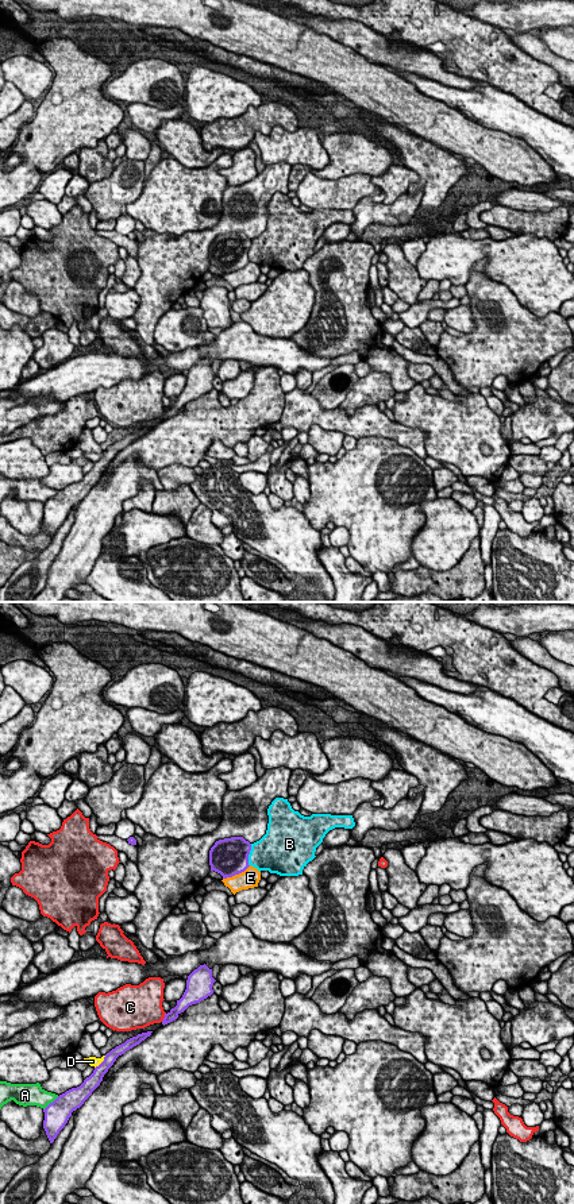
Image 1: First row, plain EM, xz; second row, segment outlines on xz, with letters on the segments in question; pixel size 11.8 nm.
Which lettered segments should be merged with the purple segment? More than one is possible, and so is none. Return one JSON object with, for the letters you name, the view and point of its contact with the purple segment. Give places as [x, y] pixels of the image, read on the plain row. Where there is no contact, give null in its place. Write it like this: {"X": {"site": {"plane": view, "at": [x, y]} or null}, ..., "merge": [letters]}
{"D": {"site": {"plane": "xz", "at": [101, 458]}}, "merge": ["D"]}

